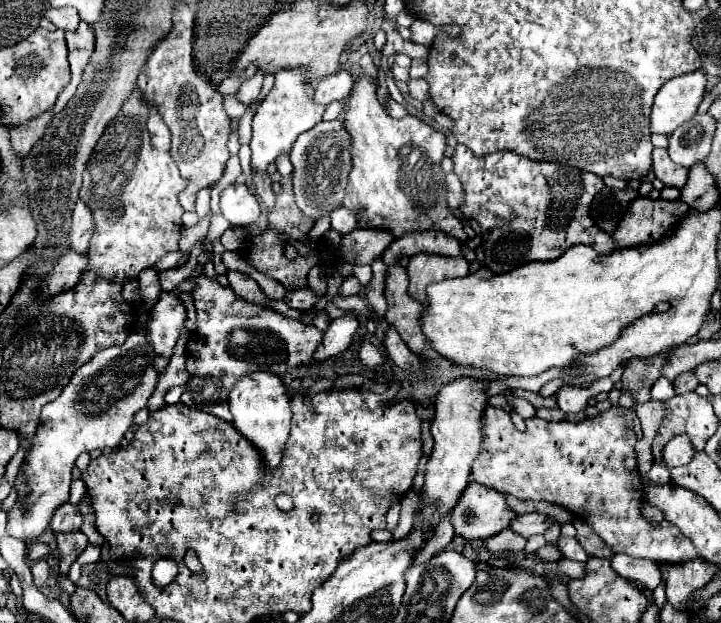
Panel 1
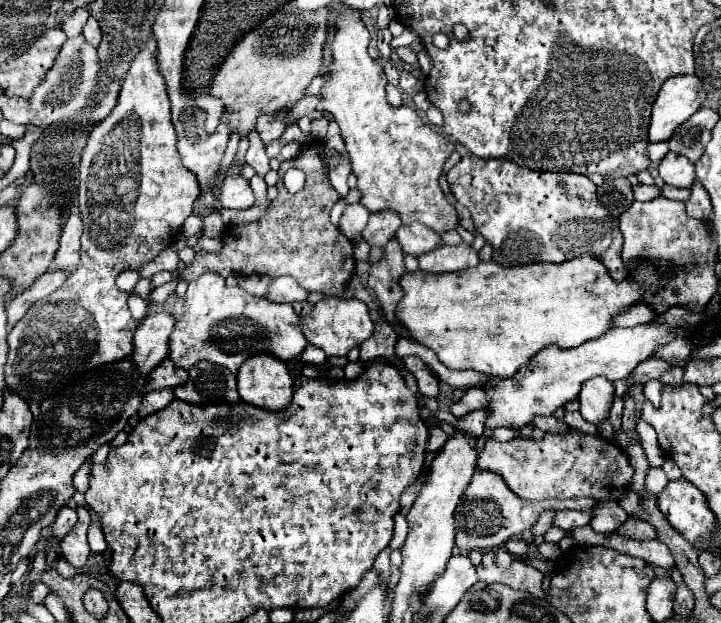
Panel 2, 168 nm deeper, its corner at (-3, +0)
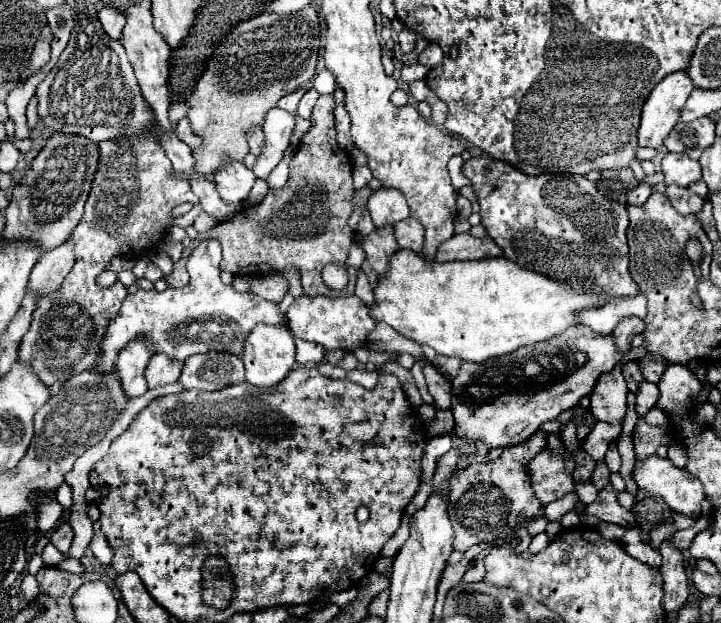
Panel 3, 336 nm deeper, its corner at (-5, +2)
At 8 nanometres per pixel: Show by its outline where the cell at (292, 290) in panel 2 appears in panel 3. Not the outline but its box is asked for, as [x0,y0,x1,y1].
[249,272,287,302]

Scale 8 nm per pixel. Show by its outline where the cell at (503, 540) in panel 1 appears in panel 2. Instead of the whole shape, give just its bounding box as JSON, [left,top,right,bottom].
[531,510,555,538]

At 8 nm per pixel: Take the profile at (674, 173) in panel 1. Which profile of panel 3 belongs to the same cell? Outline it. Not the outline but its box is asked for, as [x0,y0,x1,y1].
[661,154,701,186]

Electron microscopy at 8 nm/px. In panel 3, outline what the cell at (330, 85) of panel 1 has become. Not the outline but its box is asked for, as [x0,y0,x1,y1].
[253,108,295,178]

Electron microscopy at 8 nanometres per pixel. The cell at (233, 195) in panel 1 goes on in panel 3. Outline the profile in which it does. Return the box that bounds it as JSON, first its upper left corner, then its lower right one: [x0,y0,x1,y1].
[215,160,255,202]

